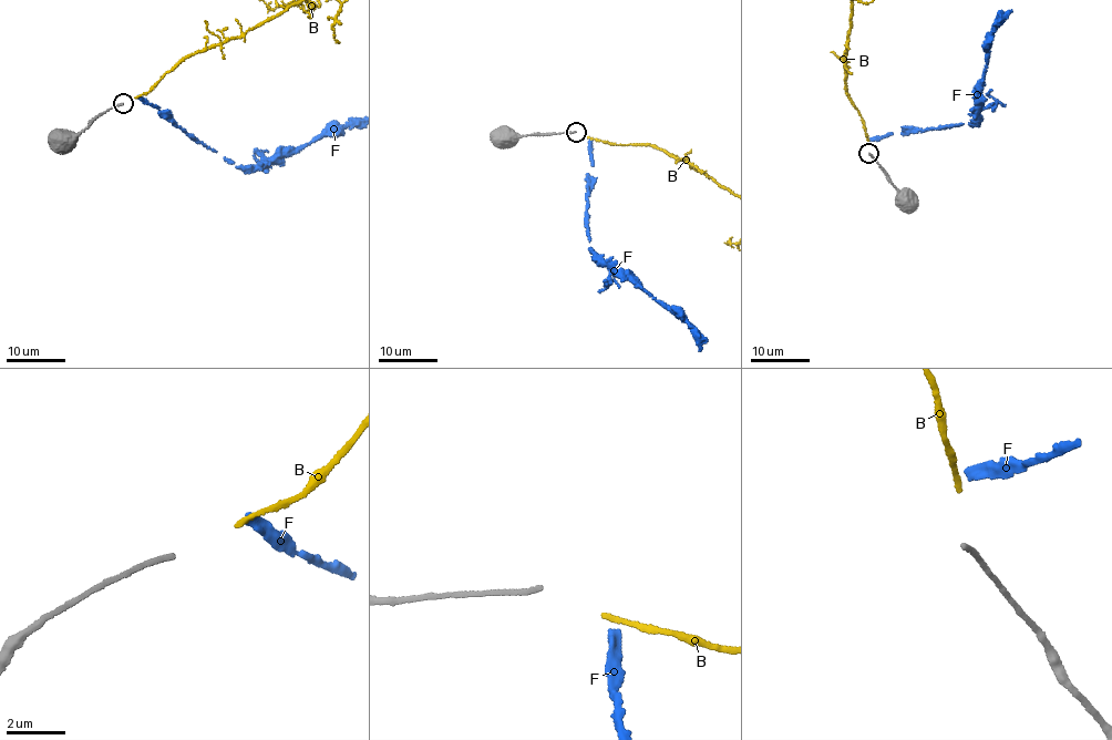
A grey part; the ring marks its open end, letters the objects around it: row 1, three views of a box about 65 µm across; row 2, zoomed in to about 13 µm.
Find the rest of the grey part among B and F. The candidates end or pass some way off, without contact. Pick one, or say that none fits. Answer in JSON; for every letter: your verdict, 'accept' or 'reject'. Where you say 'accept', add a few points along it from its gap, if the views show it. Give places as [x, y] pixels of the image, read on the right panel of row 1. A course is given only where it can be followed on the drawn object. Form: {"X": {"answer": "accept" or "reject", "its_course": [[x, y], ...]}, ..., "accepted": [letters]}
{"B": {"answer": "reject"}, "F": {"answer": "reject"}, "accepted": []}

